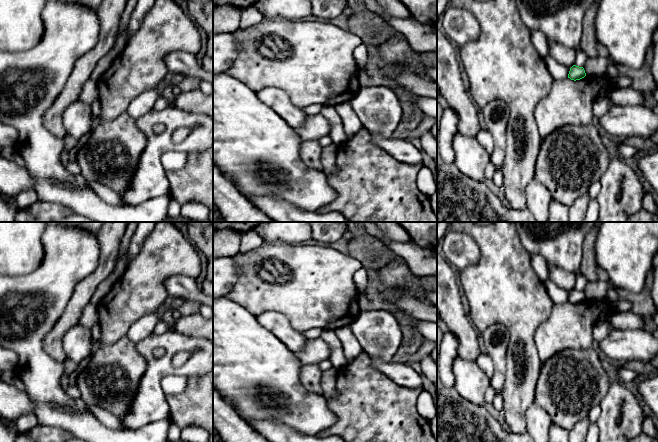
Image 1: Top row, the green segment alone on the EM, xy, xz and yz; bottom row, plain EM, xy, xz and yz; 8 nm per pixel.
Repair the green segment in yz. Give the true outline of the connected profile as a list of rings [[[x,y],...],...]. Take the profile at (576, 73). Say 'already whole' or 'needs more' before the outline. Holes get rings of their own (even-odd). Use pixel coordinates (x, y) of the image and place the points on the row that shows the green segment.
already whole | [[[573,65],[570,68],[569,74],[568,74],[568,78],[570,78],[571,80],[580,80],[582,78],[584,78],[586,76],[585,70],[583,67],[579,67],[576,65]]]

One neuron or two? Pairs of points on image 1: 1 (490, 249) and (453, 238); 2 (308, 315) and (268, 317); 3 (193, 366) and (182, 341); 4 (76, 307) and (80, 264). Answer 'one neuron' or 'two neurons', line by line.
1: two neurons
2: two neurons
3: one neuron
4: two neurons

